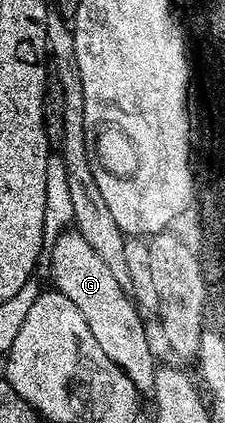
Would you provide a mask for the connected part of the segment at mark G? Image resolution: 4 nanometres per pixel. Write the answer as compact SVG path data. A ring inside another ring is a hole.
M78 230L62 232L50 245L49 256L50 252L51 276L55 279L54 287L61 294L65 294L65 298L69 298L69 302L73 302L77 310L81 310L81 315L84 316L85 322L89 322L89 330L93 330L93 338L97 338L101 350L109 354L111 361L129 377L138 392L150 393L157 361L155 361L155 352L147 341L147 328L142 320L144 317L134 299L129 295L128 289L121 282L117 282L117 278L113 278L113 270L109 270L109 266L101 260L101 254L97 254L97 250L93 250L93 246L85 242L85 238Z

